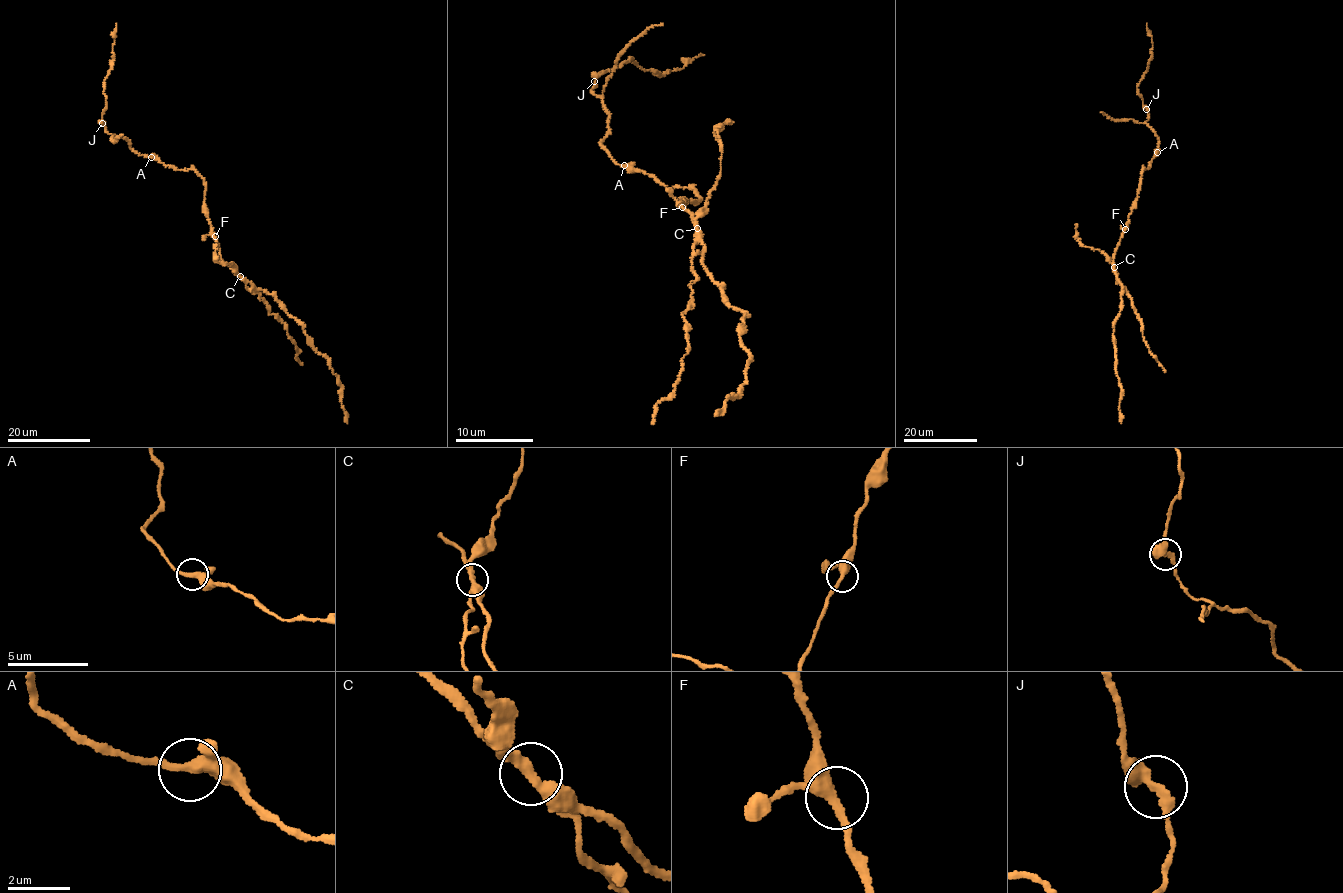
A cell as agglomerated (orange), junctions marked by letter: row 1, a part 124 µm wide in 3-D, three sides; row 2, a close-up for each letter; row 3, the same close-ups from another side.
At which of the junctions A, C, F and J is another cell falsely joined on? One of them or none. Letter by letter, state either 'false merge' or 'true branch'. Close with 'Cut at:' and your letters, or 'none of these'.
A: true branch
C: false merge
F: true branch
J: true branch
Cut at: C

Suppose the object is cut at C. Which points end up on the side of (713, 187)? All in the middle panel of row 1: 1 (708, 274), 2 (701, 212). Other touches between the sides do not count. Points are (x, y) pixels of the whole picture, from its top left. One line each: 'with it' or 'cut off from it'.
1: cut off from it
2: with it

